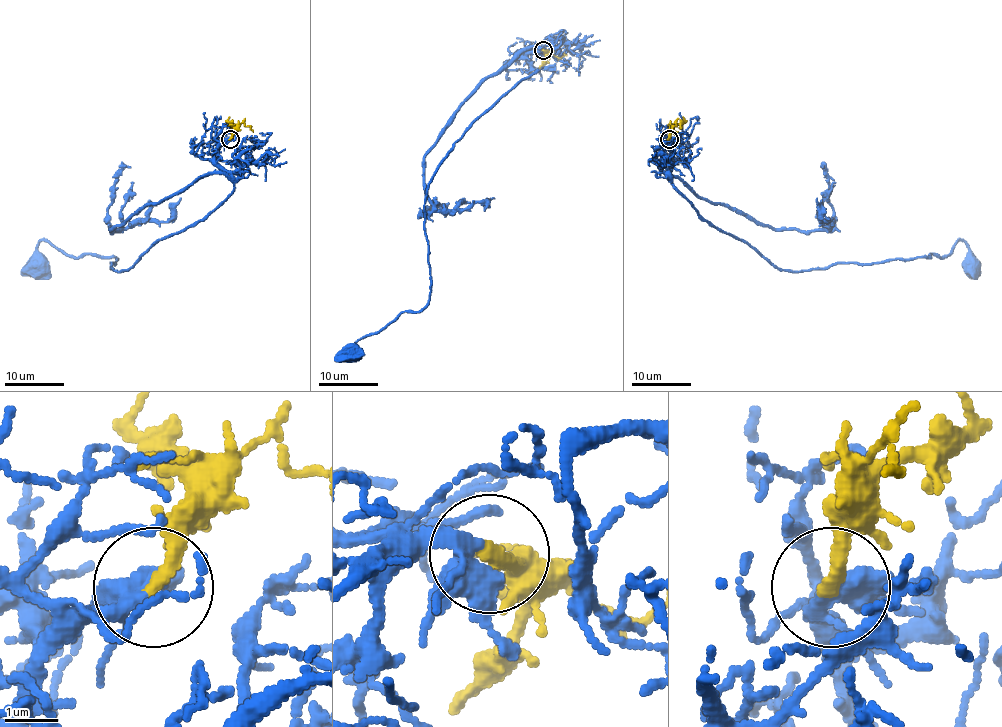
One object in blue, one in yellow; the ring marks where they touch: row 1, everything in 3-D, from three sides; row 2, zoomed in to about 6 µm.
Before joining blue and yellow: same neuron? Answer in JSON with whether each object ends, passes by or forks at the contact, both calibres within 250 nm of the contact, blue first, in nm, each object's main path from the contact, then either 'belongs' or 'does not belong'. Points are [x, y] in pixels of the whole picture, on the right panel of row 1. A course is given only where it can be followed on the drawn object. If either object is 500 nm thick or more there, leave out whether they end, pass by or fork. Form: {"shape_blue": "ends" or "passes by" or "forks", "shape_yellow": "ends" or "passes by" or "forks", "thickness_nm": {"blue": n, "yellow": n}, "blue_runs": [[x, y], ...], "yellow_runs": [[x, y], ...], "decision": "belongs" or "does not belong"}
{"shape_blue": "forks", "shape_yellow": "ends", "thickness_nm": {"blue": 320, "yellow": 300}, "blue_runs": [[669, 139], [670, 181], [711, 224], [783, 270], [946, 257], [958, 241], [968, 248], [973, 267]], "yellow_runs": [[669, 139], [669, 129], [675, 123], [673, 132]], "decision": "belongs"}

